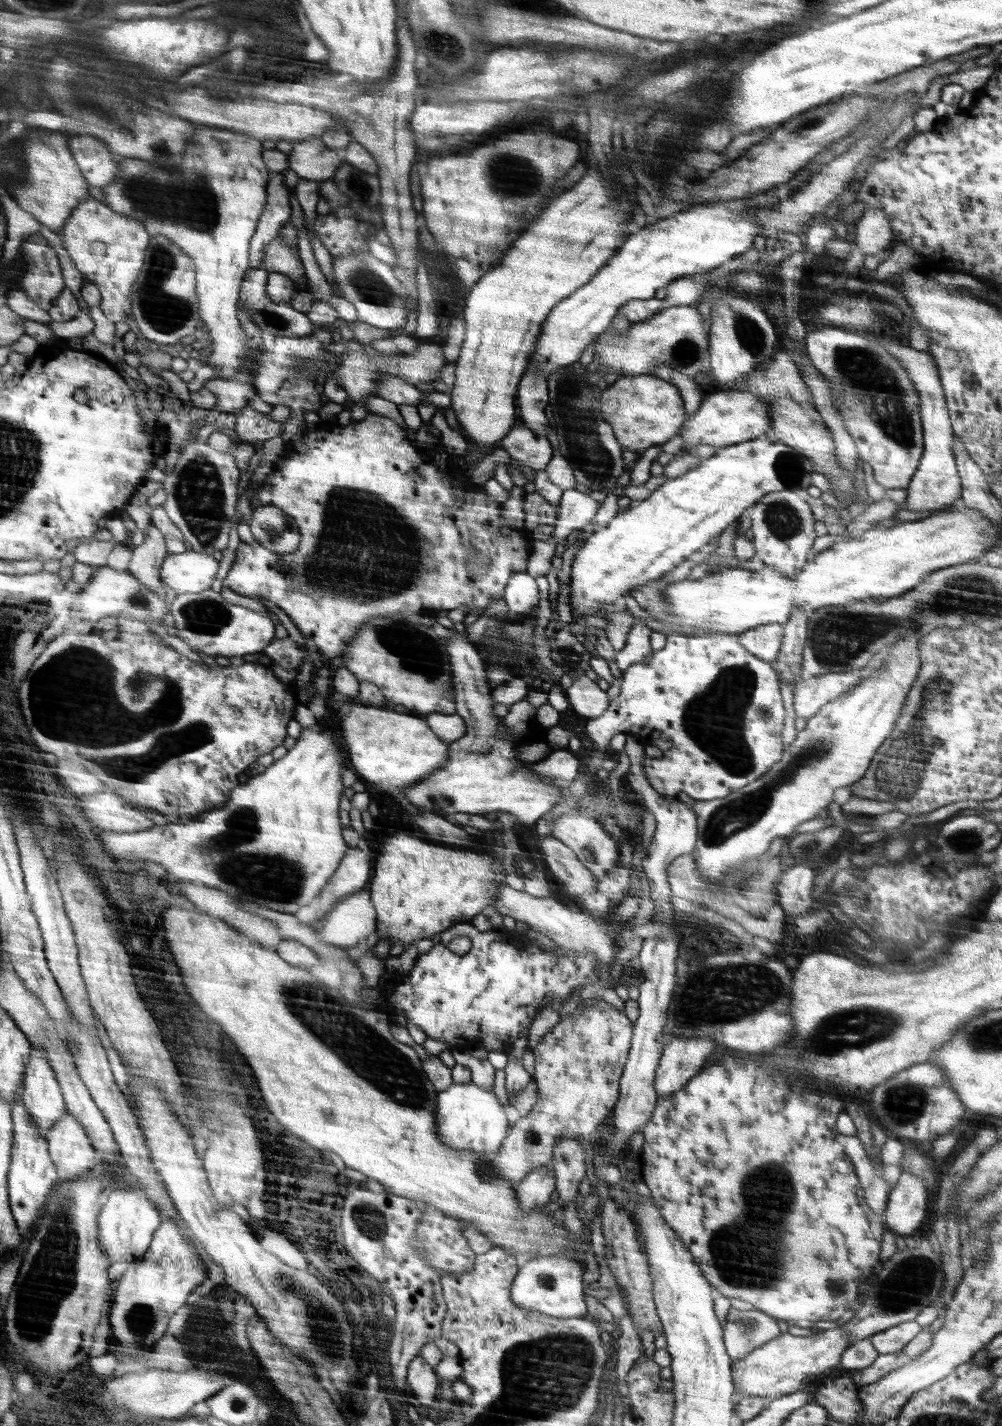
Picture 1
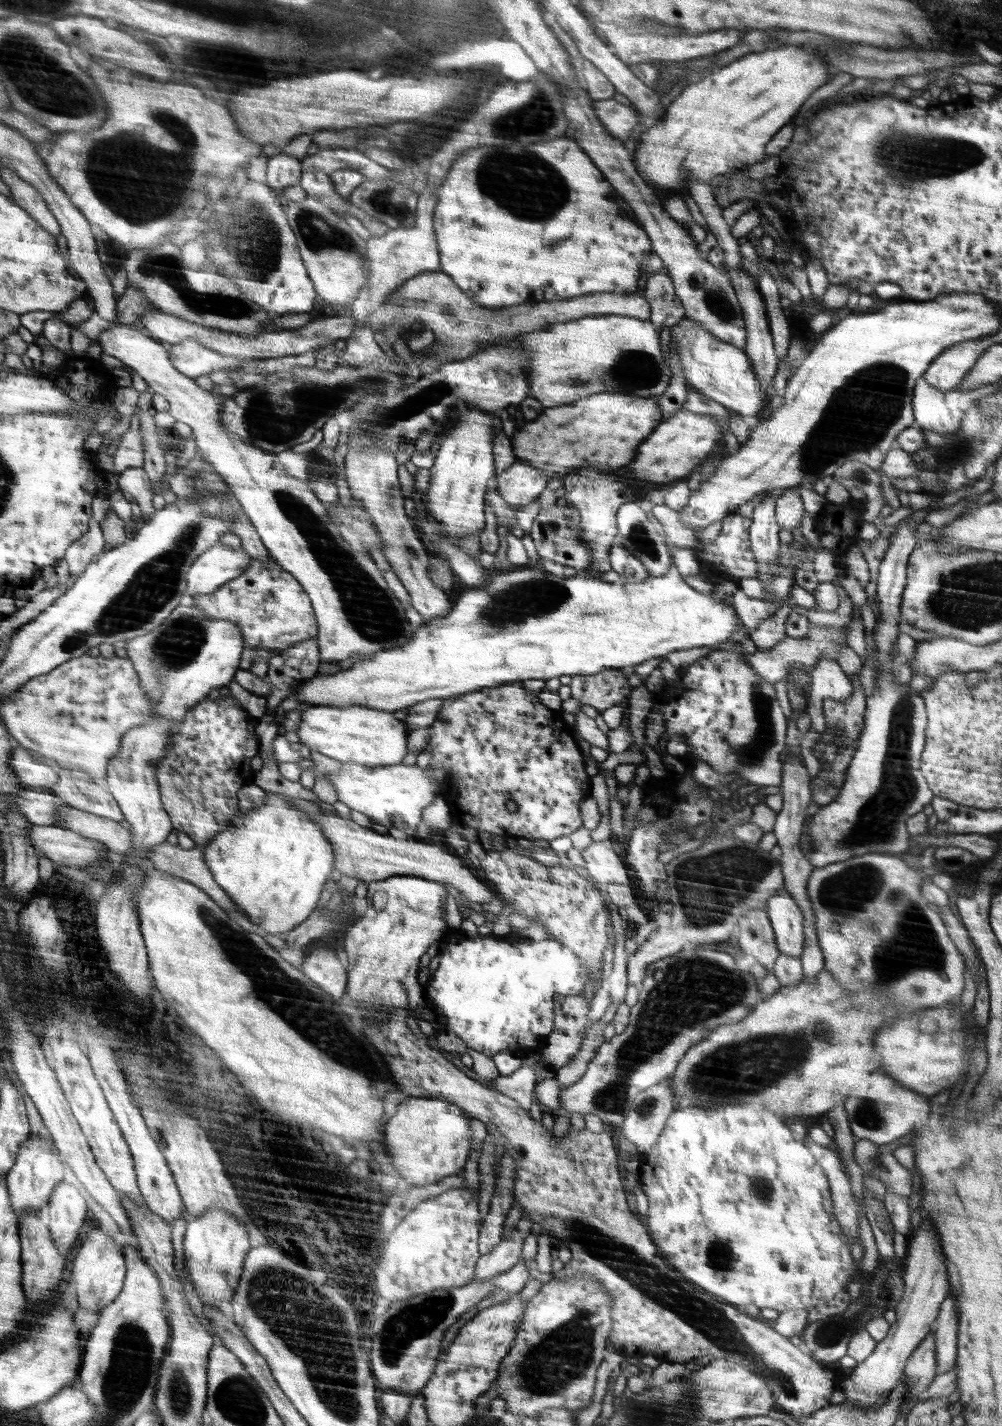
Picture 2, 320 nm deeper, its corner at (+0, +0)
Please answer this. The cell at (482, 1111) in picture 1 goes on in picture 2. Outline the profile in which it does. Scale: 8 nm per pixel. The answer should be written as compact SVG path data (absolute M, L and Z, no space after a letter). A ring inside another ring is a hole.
M410 1097L384 1125L386 1156L400 1179L412 1186L426 1186L460 1174L470 1152L467 1112L449 1100Z

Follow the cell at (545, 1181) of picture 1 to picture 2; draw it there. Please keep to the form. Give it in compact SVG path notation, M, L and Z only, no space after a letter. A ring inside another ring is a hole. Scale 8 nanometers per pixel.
M517 1226L508 1237L502 1236L501 1241L492 1252L481 1255L481 1258L478 1259L476 1271L470 1282L490 1280L493 1276L500 1276L510 1270L510 1267L519 1262L524 1239Z

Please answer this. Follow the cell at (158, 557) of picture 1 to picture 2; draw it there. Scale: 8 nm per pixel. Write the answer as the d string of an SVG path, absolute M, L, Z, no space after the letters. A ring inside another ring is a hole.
M145 468L128 469L125 474L120 476L120 488L136 498L146 521L153 519L159 510L154 506L156 492Z

